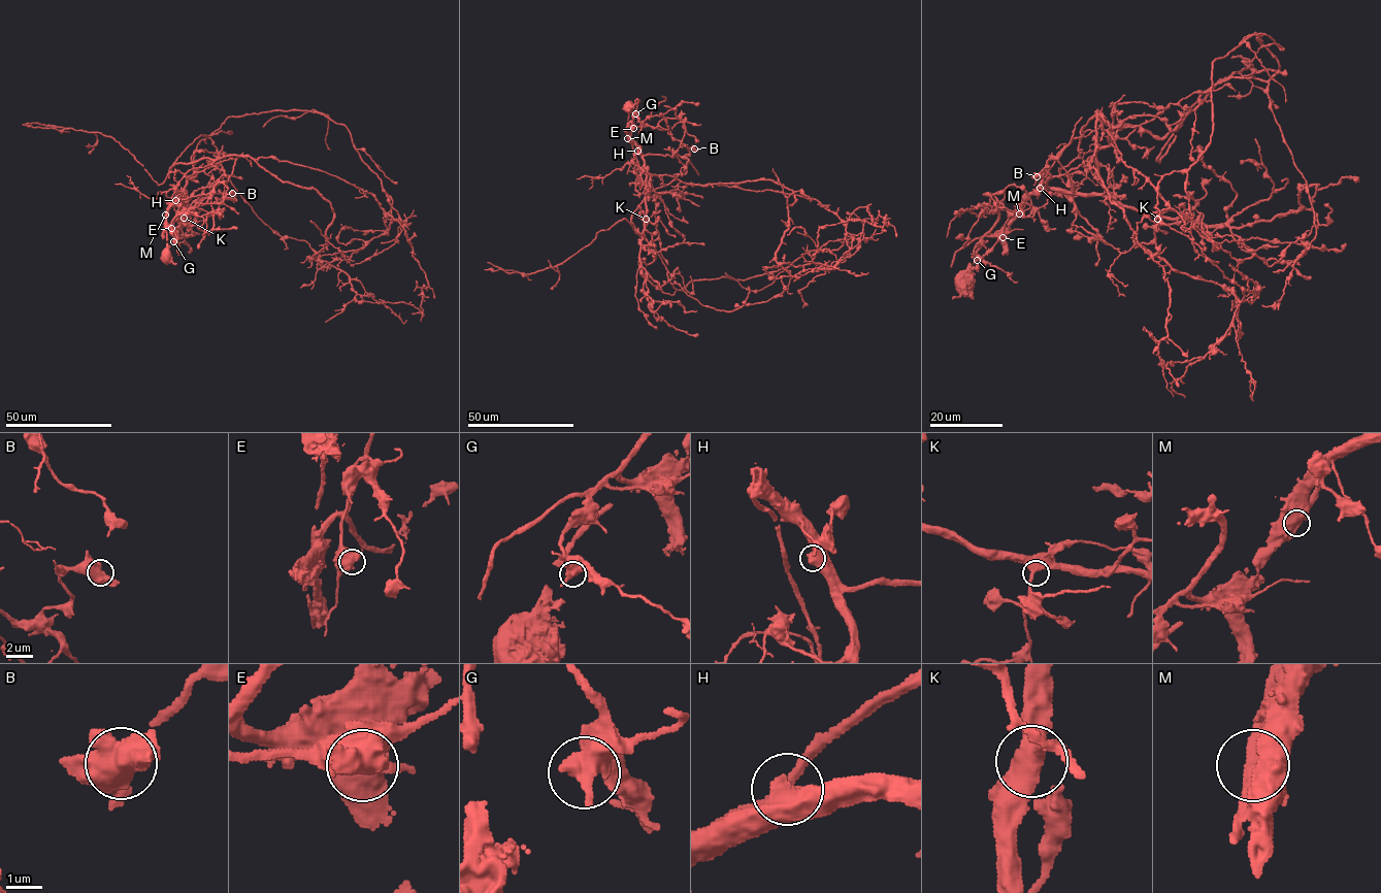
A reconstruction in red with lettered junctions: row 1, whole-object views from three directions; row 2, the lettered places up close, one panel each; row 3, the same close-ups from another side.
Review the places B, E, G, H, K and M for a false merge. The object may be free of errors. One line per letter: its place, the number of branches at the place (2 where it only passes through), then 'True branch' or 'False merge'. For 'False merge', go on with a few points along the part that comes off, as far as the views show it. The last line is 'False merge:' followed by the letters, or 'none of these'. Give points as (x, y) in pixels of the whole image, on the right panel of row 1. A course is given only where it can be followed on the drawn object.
B: Place: (1037, 176). Branches: 2. True branch
E: Place: (1003, 237). Branches: 1. True branch
G: Place: (977, 260). Branches: 1. True branch
H: Place: (1040, 188). Branches: 1. True branch
K: Place: (1157, 219). Branches: 2. True branch
M: Place: (1019, 213). Branches: 1. False merge. Course of the part to remove: (1019, 213), (1082, 162), (1099, 111), (1120, 159), (1209, 239), (1187, 174), (1158, 185), (1159, 219), (1249, 302)
False merge: M

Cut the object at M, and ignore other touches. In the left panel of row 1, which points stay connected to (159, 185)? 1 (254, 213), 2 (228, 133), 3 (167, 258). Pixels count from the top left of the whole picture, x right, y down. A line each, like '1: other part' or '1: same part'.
1: same part
2: same part
3: same part

